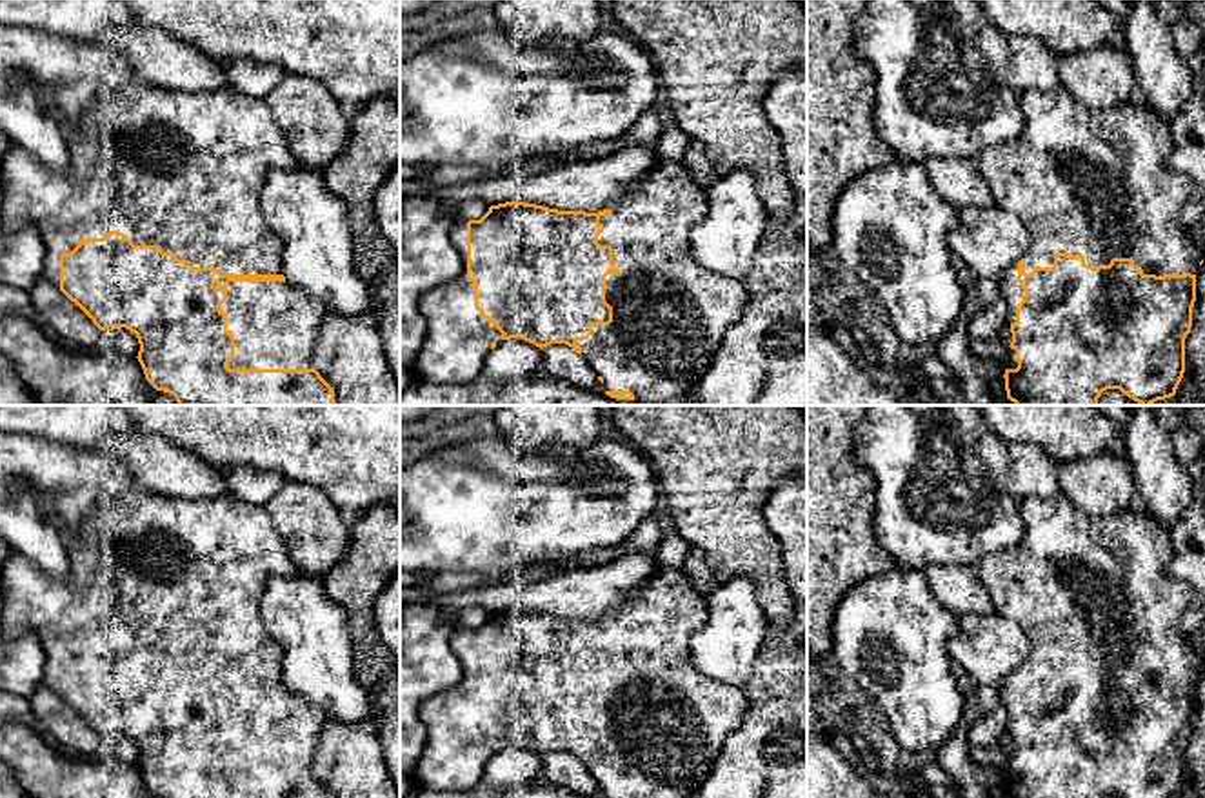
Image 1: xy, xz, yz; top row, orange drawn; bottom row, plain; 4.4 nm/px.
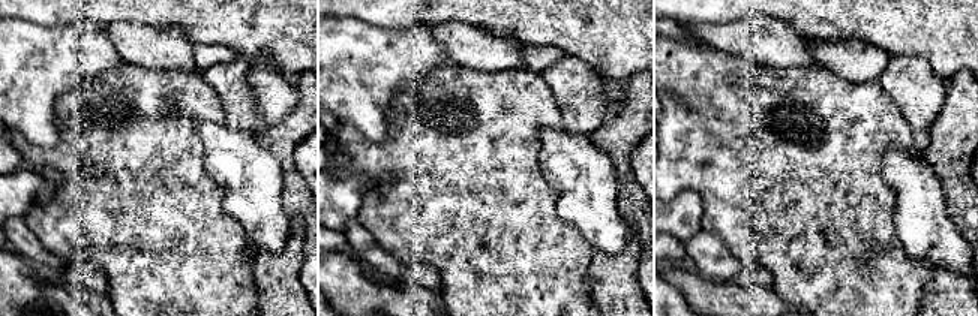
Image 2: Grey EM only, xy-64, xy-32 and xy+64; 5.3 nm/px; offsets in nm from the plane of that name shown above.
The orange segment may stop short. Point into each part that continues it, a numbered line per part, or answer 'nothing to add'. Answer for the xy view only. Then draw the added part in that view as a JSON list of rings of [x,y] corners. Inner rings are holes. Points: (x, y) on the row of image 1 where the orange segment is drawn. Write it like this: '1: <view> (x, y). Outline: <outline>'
1: xy (184, 171). Outline: [[[127,84],[98,95],[76,120],[62,131],[69,145],[69,167],[55,171],[36,155],[11,142],[2,156],[0,225],[11,233],[36,225],[45,245],[42,278],[60,287],[60,254],[71,253],[84,238],[102,238],[120,231],[134,245],[160,245],[193,267],[218,267],[222,274],[284,274],[284,245],[267,225],[260,195],[271,169],[298,169],[289,144],[262,98],[245,98],[229,89],[184,93]]]

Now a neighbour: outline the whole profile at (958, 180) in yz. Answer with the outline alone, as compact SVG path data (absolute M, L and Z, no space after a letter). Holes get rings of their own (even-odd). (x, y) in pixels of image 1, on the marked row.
M929 158L921 164L932 189L952 207L994 205L976 158Z

